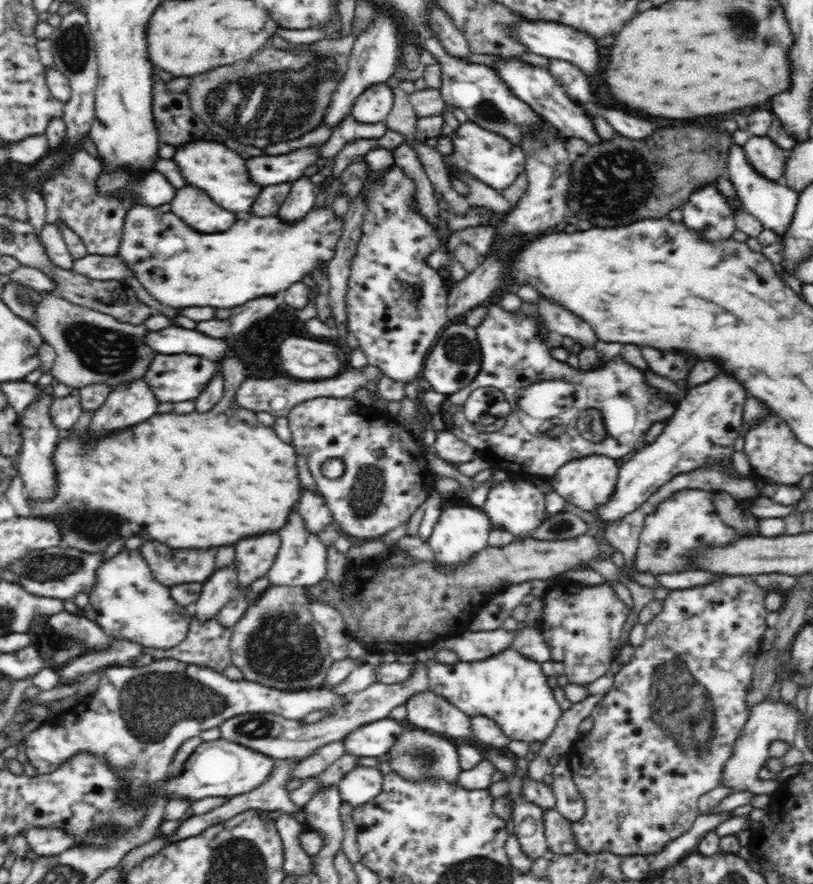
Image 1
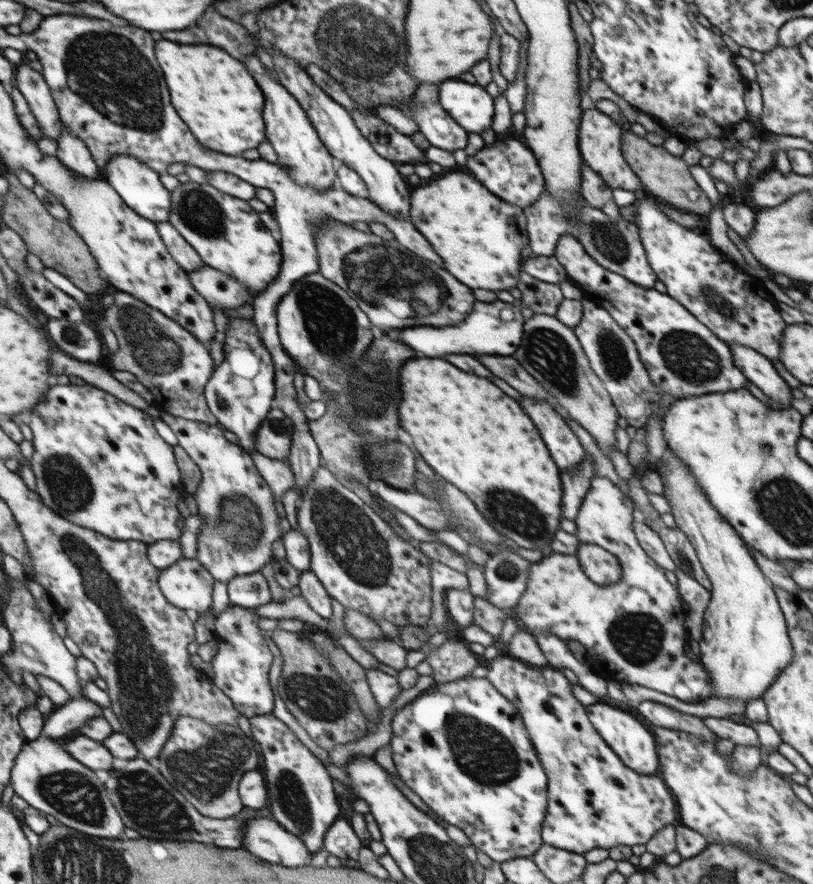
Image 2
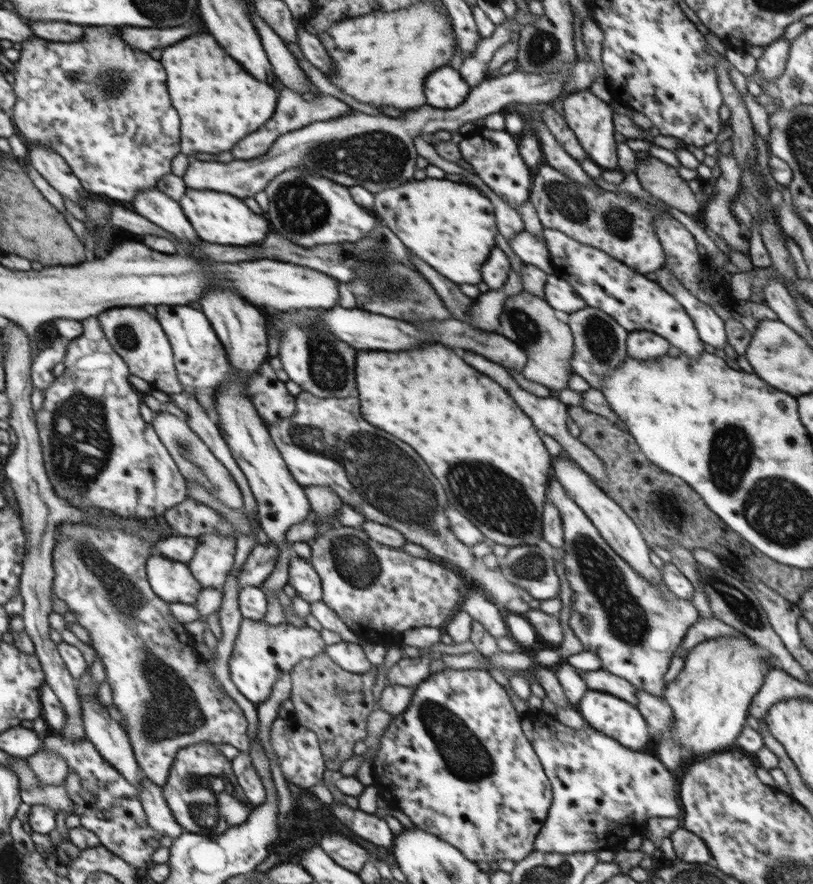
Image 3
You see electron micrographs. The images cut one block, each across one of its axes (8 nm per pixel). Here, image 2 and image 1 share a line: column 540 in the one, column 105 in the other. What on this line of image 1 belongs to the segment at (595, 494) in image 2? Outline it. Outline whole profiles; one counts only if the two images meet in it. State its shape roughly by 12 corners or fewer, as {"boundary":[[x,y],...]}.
{"boundary":[[140,550],[96,570],[82,613],[109,637],[172,648],[190,609]]}

